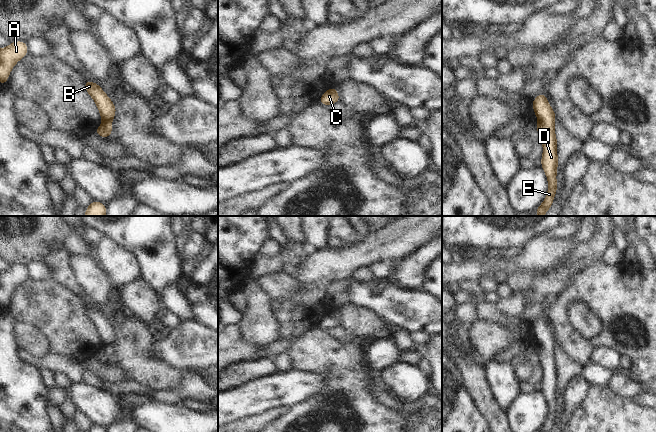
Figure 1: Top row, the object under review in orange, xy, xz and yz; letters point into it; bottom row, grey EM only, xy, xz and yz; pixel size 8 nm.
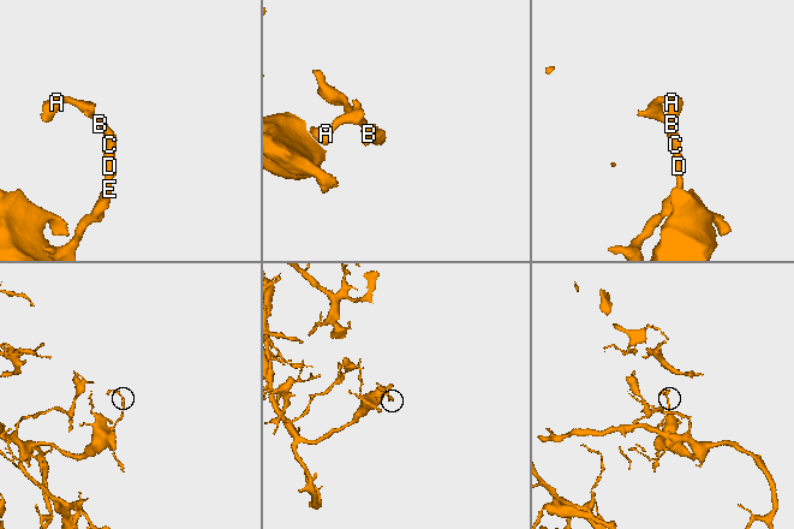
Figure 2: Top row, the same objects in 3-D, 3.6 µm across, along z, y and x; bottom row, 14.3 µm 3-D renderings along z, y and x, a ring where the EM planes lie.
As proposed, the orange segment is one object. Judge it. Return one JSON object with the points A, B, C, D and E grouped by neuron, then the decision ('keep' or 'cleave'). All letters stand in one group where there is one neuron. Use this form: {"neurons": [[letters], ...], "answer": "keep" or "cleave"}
{"neurons": [["A", "B", "C", "D", "E"]], "answer": "keep"}

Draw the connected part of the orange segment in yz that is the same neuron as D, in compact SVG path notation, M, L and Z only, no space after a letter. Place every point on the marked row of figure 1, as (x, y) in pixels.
M545 93L539 94L533 101L532 107L539 121L535 127L543 144L543 156L541 158L541 167L543 168L549 188L545 200L534 210L538 216L544 214L551 208L554 197L557 192L557 138L555 136L555 119L556 114L547 101Z

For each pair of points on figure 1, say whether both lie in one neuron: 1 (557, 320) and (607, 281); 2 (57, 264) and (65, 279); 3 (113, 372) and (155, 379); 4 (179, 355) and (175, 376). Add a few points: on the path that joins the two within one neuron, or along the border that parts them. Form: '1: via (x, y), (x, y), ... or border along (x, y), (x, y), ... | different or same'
1: via (563, 306), (584, 287), (593, 286) | same
2: via (61, 268), (63, 275) | same
3: border along (113, 355), (119, 368), (129, 380) | different
4: border along (155, 358), (182, 371) | different

